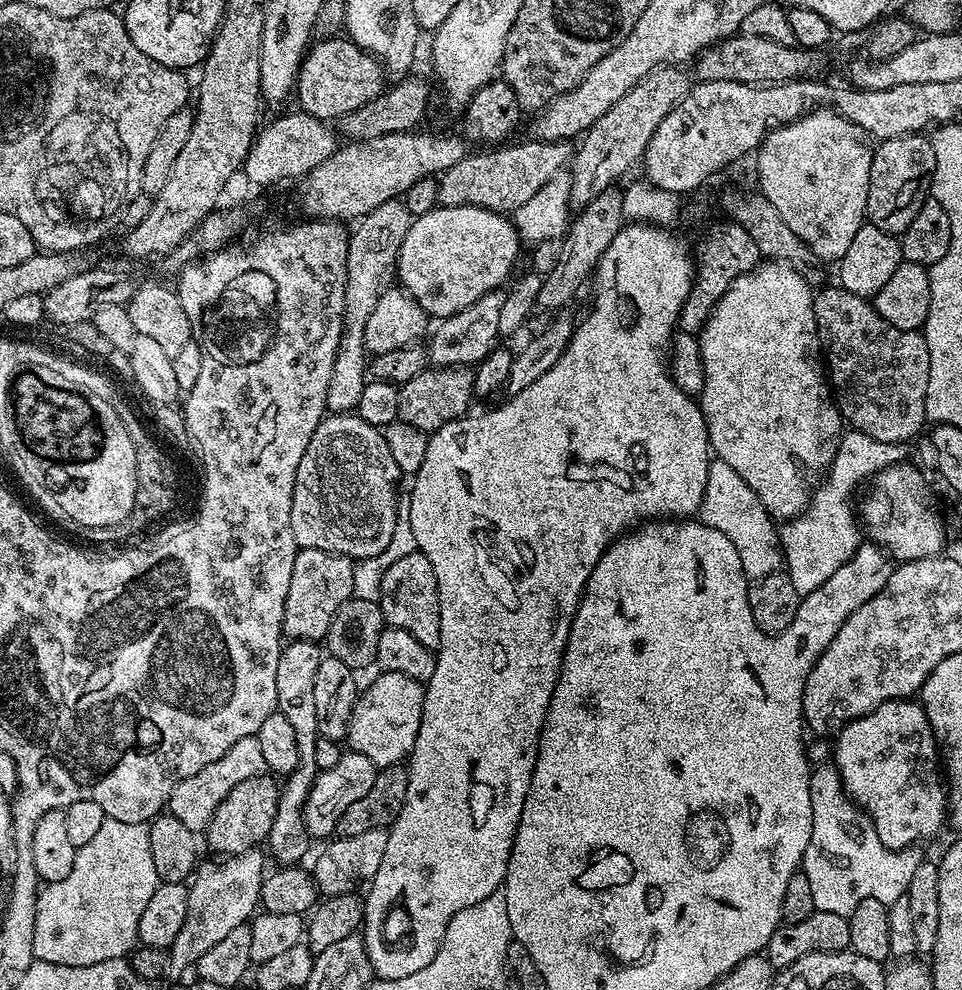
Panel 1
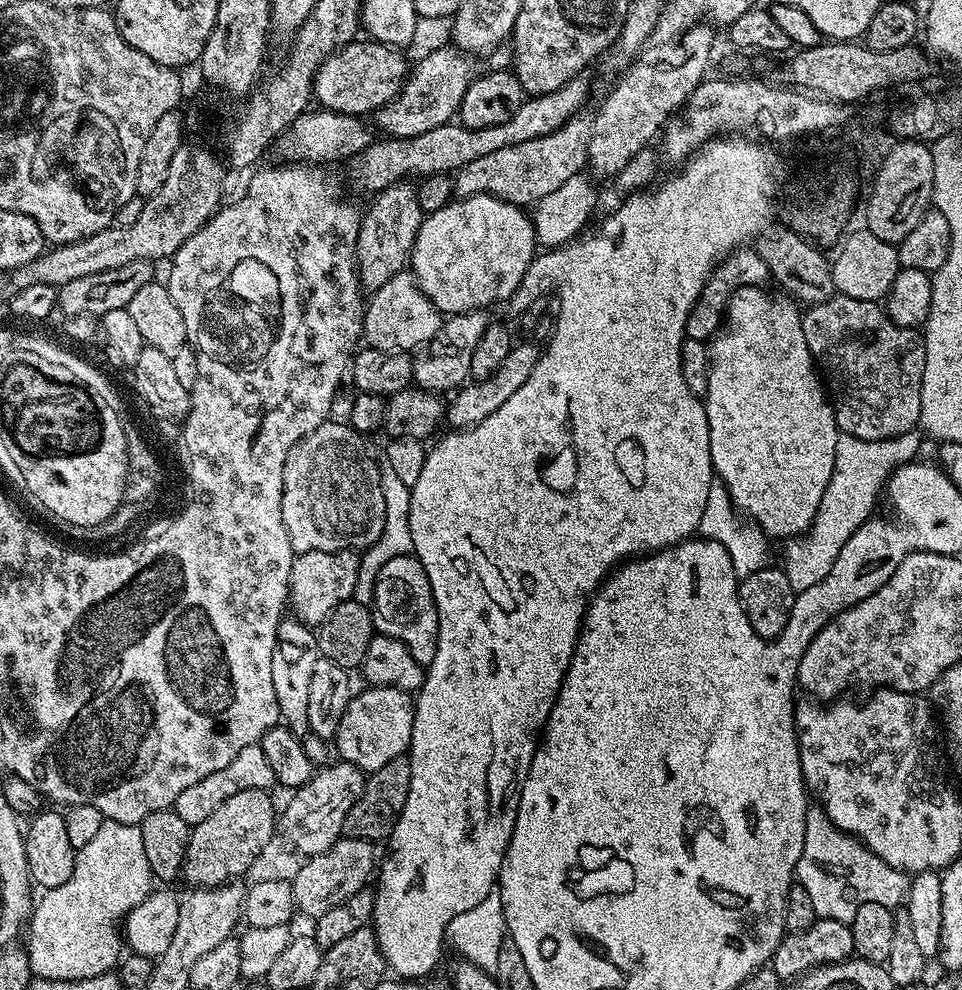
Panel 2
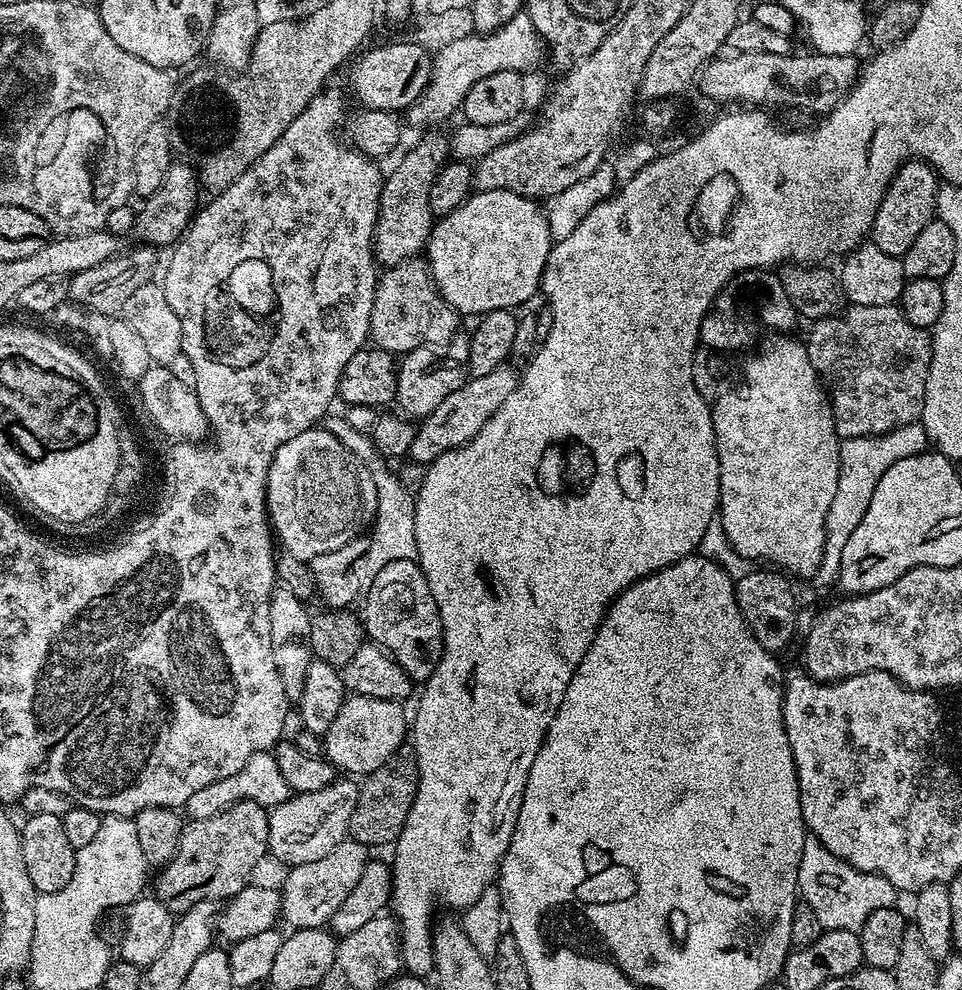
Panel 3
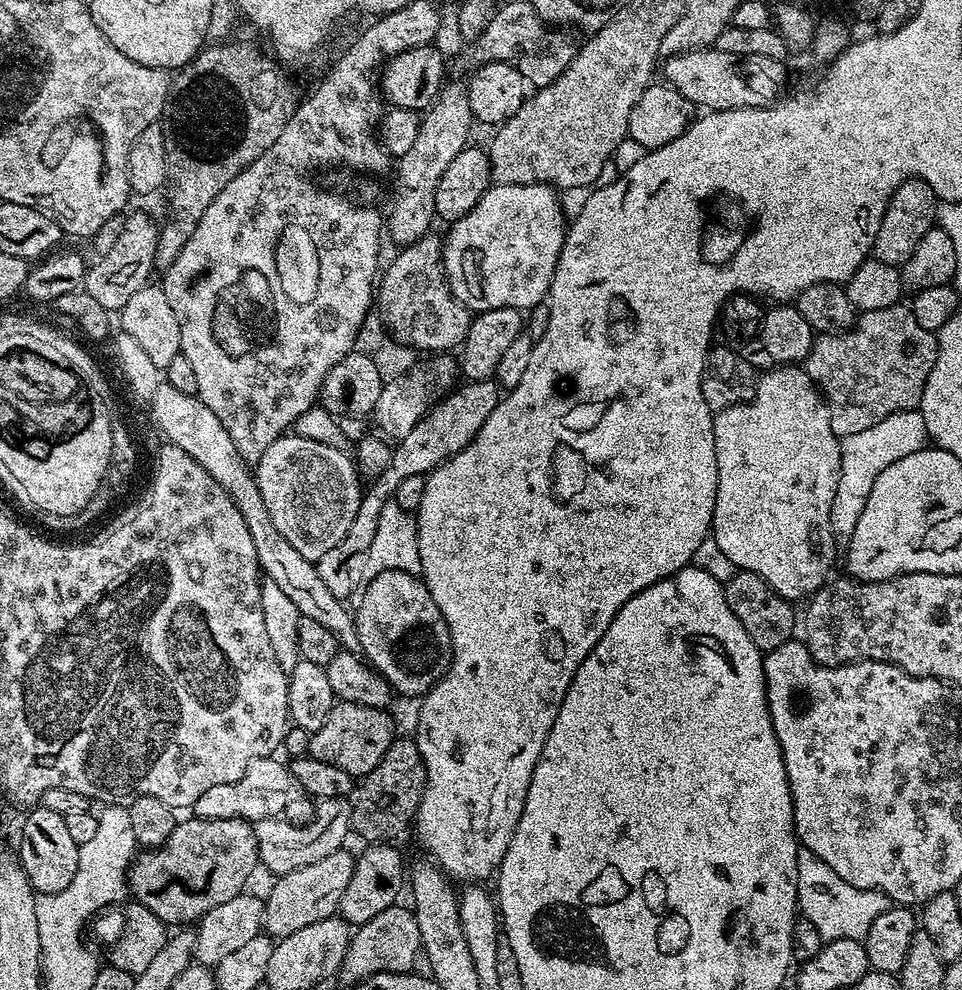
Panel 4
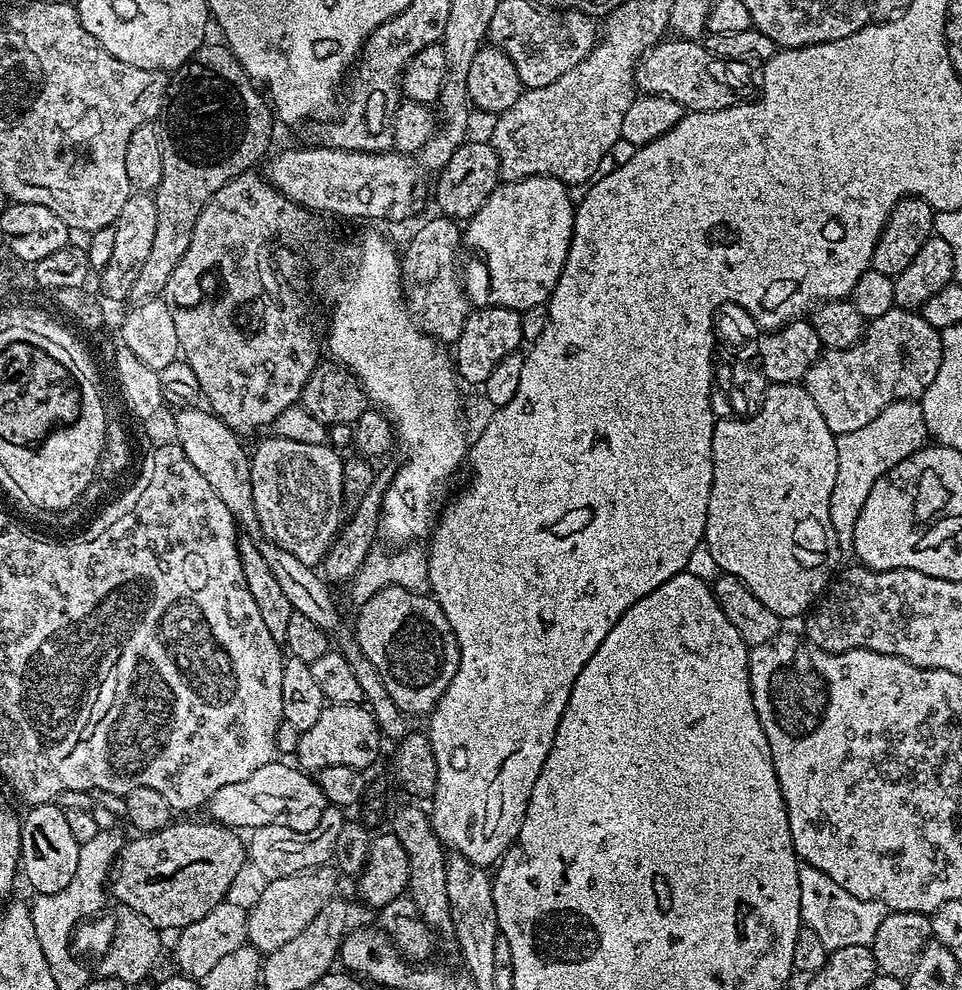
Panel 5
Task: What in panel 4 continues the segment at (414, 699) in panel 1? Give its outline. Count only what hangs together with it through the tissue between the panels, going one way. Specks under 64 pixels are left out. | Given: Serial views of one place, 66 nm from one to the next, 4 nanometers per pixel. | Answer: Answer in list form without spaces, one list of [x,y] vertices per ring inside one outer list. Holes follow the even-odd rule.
[[[337,702],[330,710],[330,718],[326,718],[325,724],[312,733],[308,747],[310,755],[315,760],[346,770],[346,774],[354,778],[365,776],[378,766],[378,762],[382,762],[382,754],[386,754],[394,739],[392,720],[388,714],[382,708]]]

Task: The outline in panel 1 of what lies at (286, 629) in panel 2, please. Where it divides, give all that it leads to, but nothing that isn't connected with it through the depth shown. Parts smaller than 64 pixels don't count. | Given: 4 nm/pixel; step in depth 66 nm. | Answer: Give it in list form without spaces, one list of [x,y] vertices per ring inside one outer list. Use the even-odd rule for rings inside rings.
[[[292,640],[285,643],[278,658],[278,694],[276,695],[277,709],[290,722],[294,730],[294,738],[298,742],[299,766],[283,781],[278,814],[274,814],[274,822],[270,826],[270,834],[266,848],[272,851],[272,856],[280,866],[296,866],[308,852],[308,827],[304,824],[304,805],[316,781],[318,769],[314,750],[318,739],[318,706],[314,694],[314,678],[322,659],[322,648],[319,643],[310,640]]]

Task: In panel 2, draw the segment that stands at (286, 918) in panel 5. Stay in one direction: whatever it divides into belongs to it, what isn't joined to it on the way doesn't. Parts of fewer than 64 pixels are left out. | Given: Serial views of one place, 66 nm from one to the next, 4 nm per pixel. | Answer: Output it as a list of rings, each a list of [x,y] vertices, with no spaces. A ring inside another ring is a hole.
[[[341,838],[322,854],[307,857],[291,881],[295,907],[300,912],[304,911],[309,918],[315,918],[326,914],[326,910],[334,910],[338,902],[346,902],[350,894],[358,894],[358,890],[362,890],[373,879],[378,864],[378,856],[376,860],[376,852],[372,848],[375,847],[371,840]]]

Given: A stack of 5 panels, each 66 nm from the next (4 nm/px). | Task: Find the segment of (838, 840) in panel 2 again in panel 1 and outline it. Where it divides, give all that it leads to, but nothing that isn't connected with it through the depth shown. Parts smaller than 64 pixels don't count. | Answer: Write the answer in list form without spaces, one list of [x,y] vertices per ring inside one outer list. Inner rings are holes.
[[[835,767],[812,772],[810,802],[812,833],[802,871],[806,874],[806,882],[810,882],[816,911],[849,916],[862,898],[878,898],[878,902],[890,905],[907,893],[910,878],[914,878],[914,870],[922,862],[921,857],[911,856],[908,850],[893,850],[878,838],[869,817],[858,811],[842,787],[840,773]]]

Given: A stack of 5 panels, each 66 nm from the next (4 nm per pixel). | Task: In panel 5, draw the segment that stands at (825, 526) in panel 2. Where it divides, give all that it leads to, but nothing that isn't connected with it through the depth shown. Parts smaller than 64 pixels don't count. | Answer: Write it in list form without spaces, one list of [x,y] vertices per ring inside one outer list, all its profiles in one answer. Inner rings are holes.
[[[899,400],[886,406],[866,426],[850,430],[850,434],[837,436],[838,478],[834,482],[834,494],[830,494],[830,522],[836,531],[836,540],[841,549],[851,549],[854,542],[854,522],[866,506],[866,497],[870,495],[870,486],[885,476],[898,462],[910,458],[920,448],[929,443],[926,430],[926,418],[922,418],[922,406],[914,400]]]

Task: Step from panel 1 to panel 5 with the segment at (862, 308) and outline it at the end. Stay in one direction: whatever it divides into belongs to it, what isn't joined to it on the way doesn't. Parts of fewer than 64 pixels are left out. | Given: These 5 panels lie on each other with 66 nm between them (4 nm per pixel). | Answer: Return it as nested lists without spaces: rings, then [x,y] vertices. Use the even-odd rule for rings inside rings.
[[[892,307],[886,314],[873,316],[867,321],[864,337],[854,346],[846,350],[830,348],[821,351],[818,362],[804,375],[802,381],[814,404],[826,418],[826,426],[837,436],[850,434],[850,430],[858,430],[866,426],[866,422],[874,422],[878,414],[886,406],[899,400],[919,401],[926,394],[930,382],[934,382],[934,374],[938,374],[938,366],[942,362],[942,342],[940,332],[919,311]]]

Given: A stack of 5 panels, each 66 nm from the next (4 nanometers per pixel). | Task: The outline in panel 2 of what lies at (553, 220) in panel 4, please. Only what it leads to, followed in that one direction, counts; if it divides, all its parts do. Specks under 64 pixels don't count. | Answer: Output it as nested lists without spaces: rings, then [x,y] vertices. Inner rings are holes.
[[[466,196],[463,198],[453,199],[452,203],[442,206],[442,210],[434,210],[427,213],[422,222],[422,226],[416,235],[416,241],[412,247],[412,259],[410,261],[410,271],[416,277],[418,286],[434,302],[434,306],[442,314],[455,314],[470,312],[476,309],[491,309],[491,304],[496,304],[499,300],[508,300],[520,288],[520,283],[525,283],[528,268],[532,265],[533,260],[538,255],[538,243],[536,230],[533,224],[533,217],[521,205],[511,204],[505,200],[499,200],[493,196]]]

